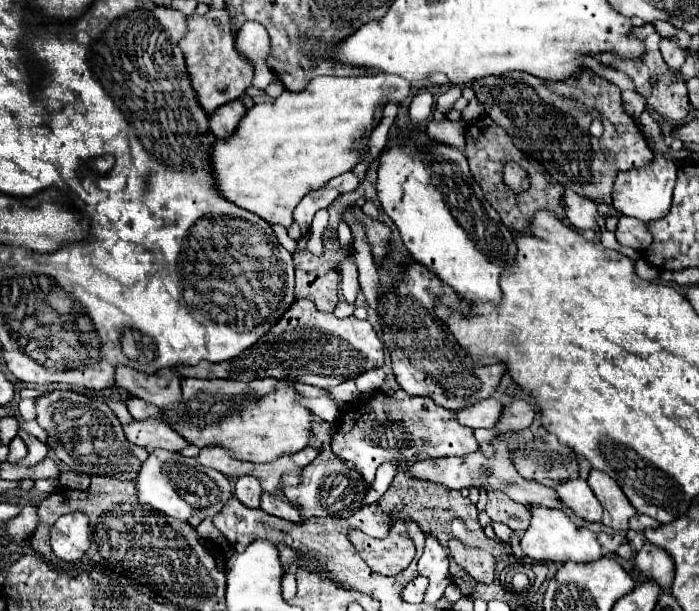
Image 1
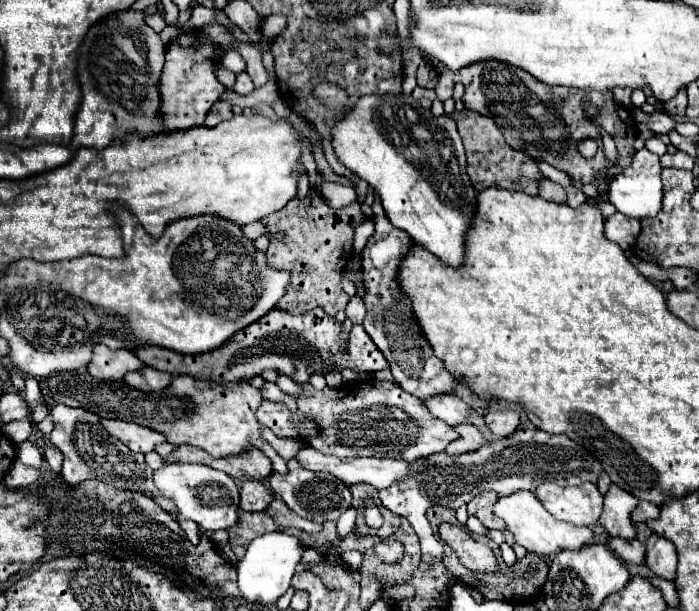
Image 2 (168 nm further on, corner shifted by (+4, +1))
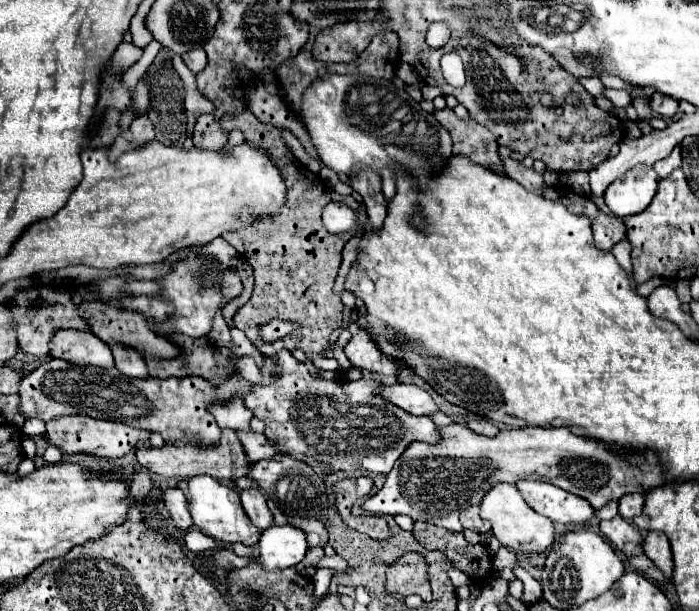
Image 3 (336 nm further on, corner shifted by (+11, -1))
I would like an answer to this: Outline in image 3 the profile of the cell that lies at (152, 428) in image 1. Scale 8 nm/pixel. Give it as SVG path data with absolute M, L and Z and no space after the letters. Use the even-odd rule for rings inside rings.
M68 415L68 417L58 417L46 423L46 437L52 445L60 447L64 453L88 453L88 455L108 457L108 459L120 459L128 455L130 451L134 451L134 447L140 441L148 441L150 433L142 429L134 429L124 423L116 423L116 421L92 419L86 415Z

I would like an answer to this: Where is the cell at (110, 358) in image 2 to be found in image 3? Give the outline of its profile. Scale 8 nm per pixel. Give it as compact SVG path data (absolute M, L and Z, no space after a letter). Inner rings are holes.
M56 331L50 343L52 357L70 361L72 365L92 365L110 369L114 367L114 355L112 349L100 341L94 333L84 331Z

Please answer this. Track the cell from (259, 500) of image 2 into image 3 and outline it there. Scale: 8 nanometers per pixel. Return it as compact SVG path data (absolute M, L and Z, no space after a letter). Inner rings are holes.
M248 489L248 491L242 491L240 493L240 501L242 501L242 507L246 511L246 515L250 517L250 521L258 527L258 529L268 529L270 523L272 523L272 513L266 505L266 499L262 495L260 489Z

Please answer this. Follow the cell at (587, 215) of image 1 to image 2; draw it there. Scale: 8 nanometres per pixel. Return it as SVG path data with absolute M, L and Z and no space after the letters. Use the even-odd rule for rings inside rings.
M539 177L539 195L547 201L555 201L555 203L565 203L565 189L557 183L553 183L547 177Z

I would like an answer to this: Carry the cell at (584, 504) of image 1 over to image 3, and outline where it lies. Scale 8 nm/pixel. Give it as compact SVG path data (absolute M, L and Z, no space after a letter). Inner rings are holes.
M518 481L516 487L536 513L552 519L554 523L586 525L594 517L594 509L584 501L584 497L576 497L574 493L562 491L550 483Z

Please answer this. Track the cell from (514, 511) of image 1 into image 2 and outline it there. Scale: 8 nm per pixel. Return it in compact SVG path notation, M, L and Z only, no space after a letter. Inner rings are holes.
M485 493L485 495L477 495L469 505L467 505L467 513L469 515L475 515L485 527L489 527L489 529L505 529L503 527L503 519L499 519L499 517L495 517L493 515L493 511L491 511L491 507L493 507L493 503L497 501L497 495L495 493Z

